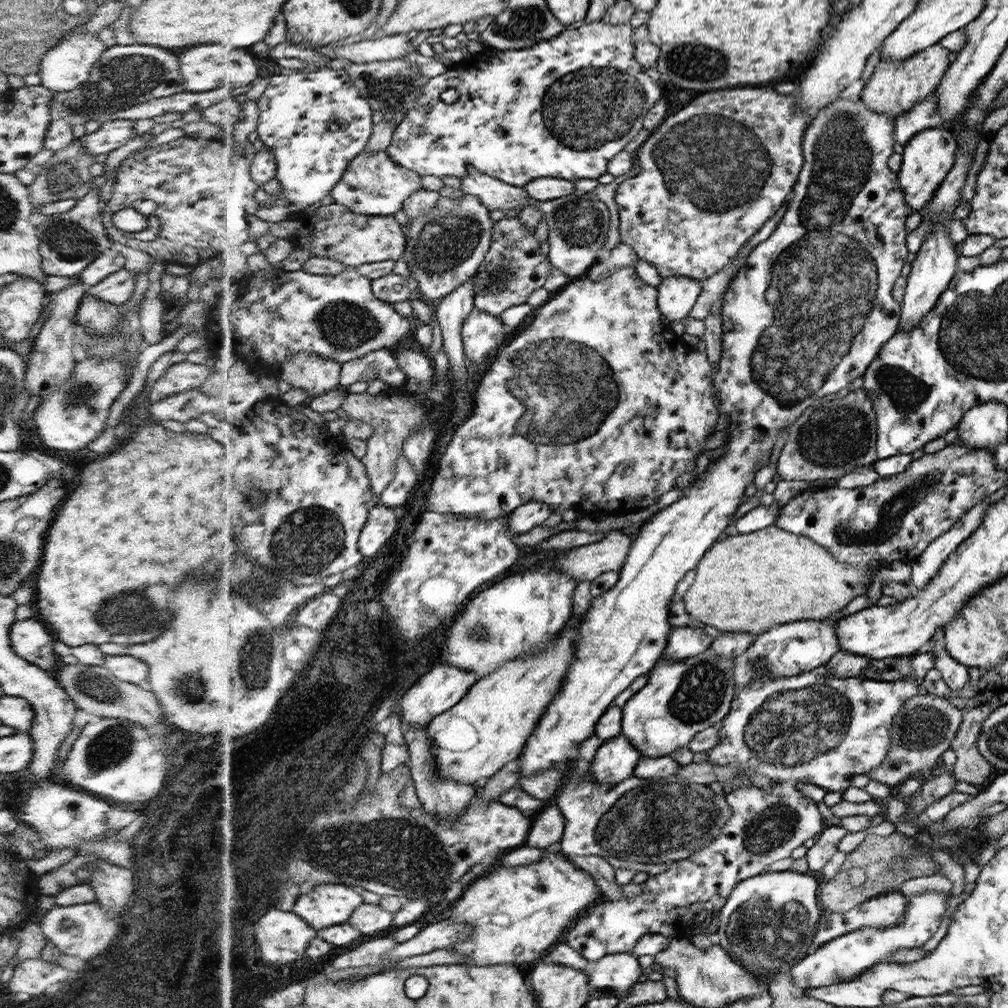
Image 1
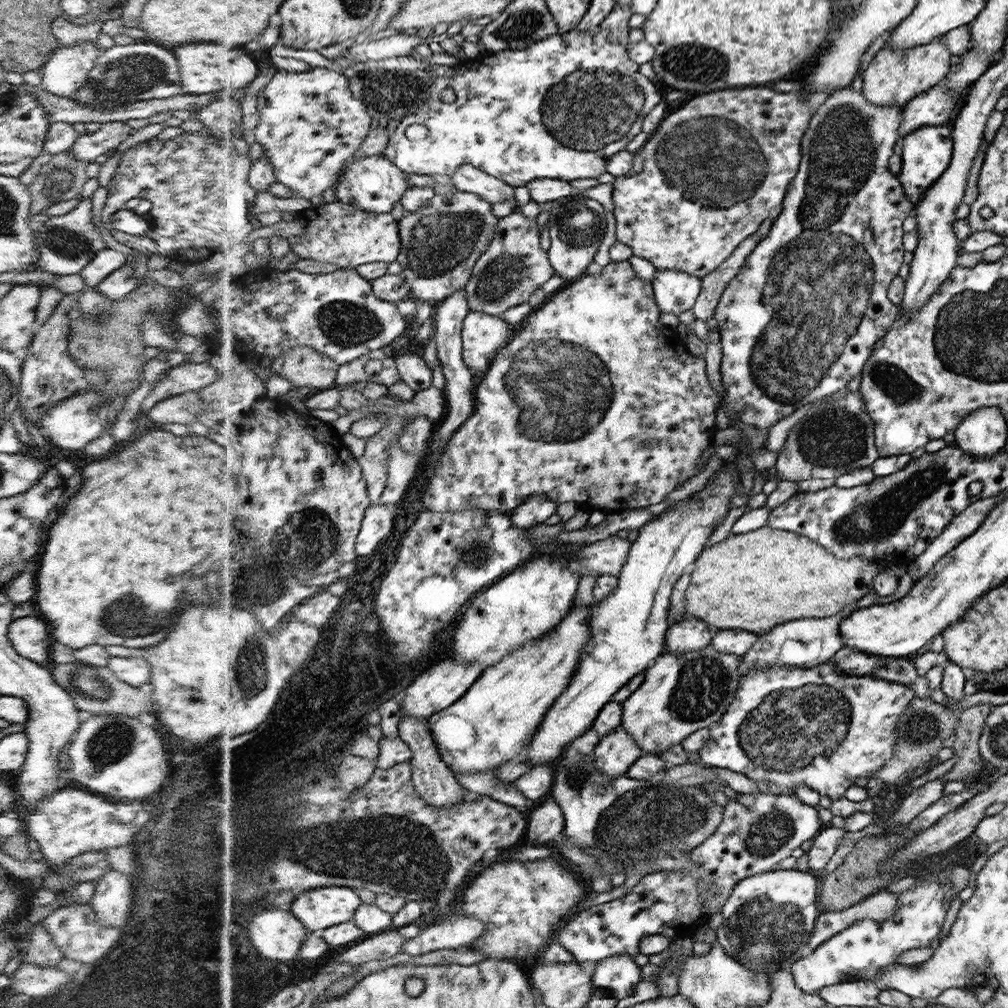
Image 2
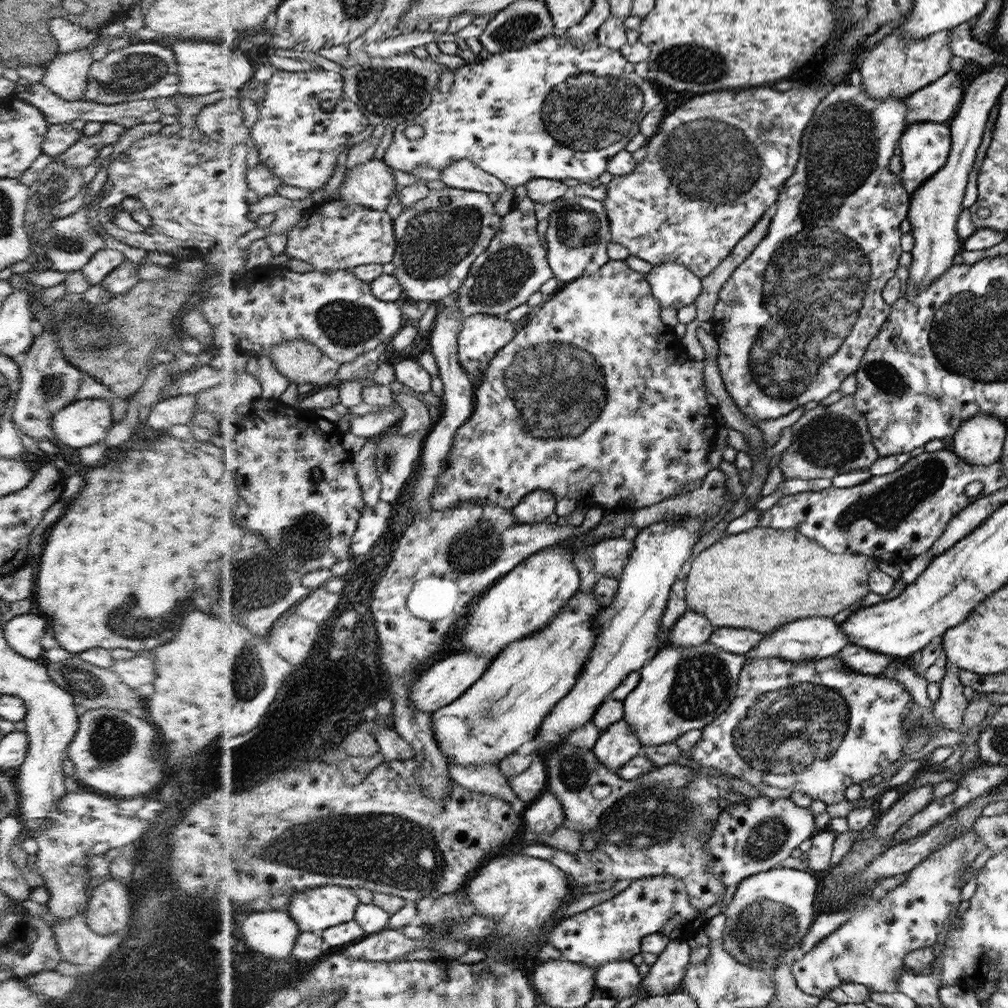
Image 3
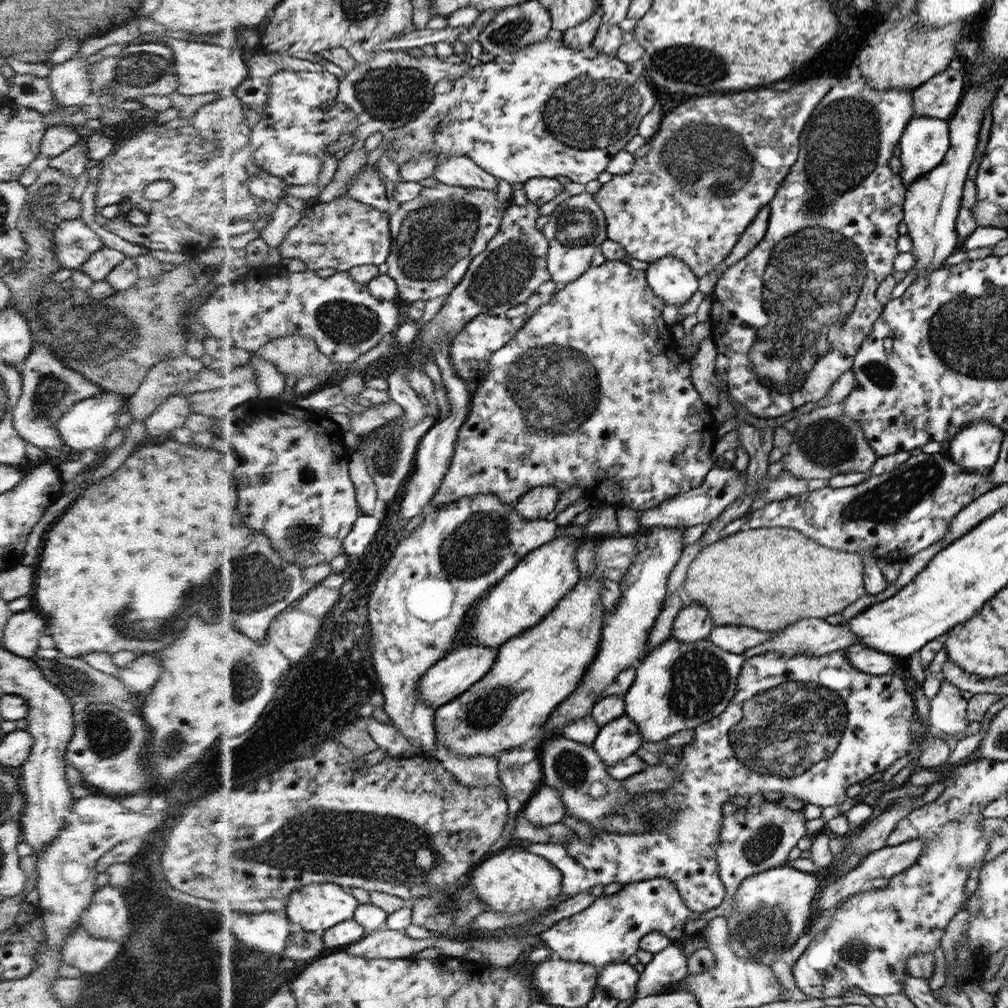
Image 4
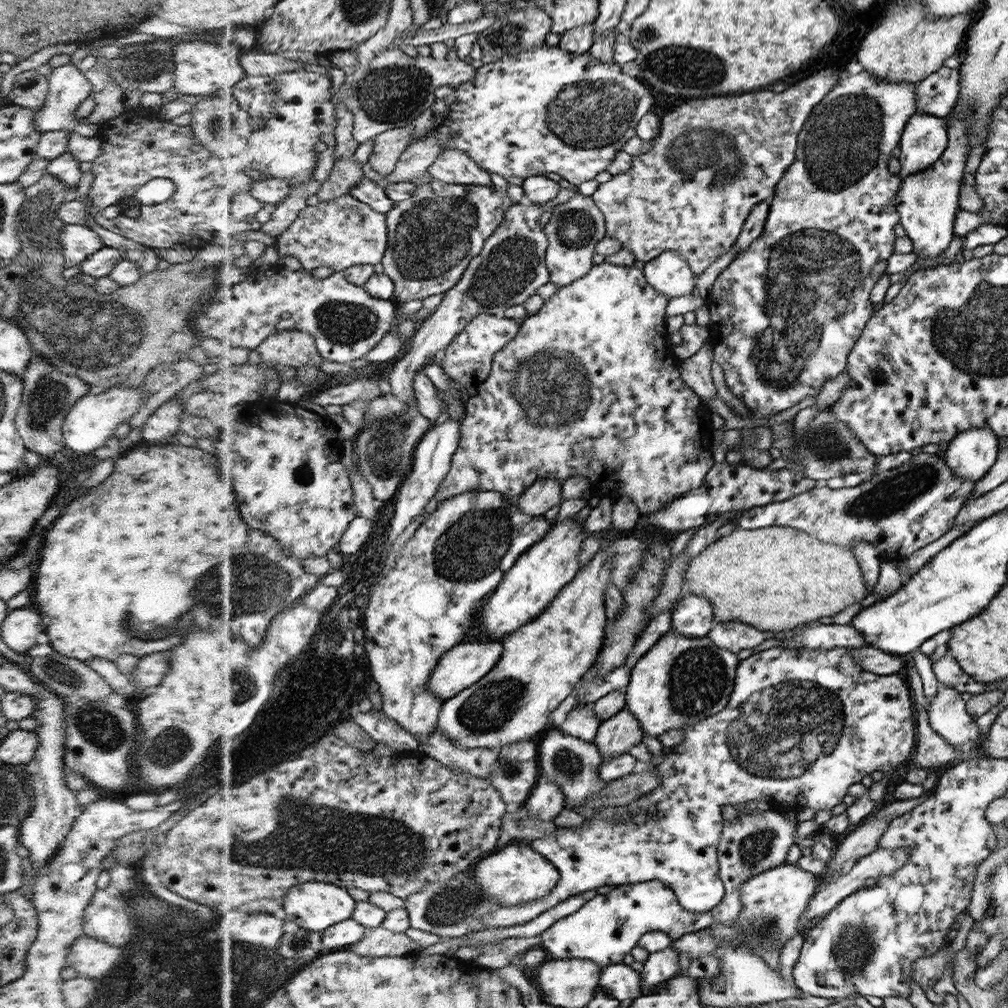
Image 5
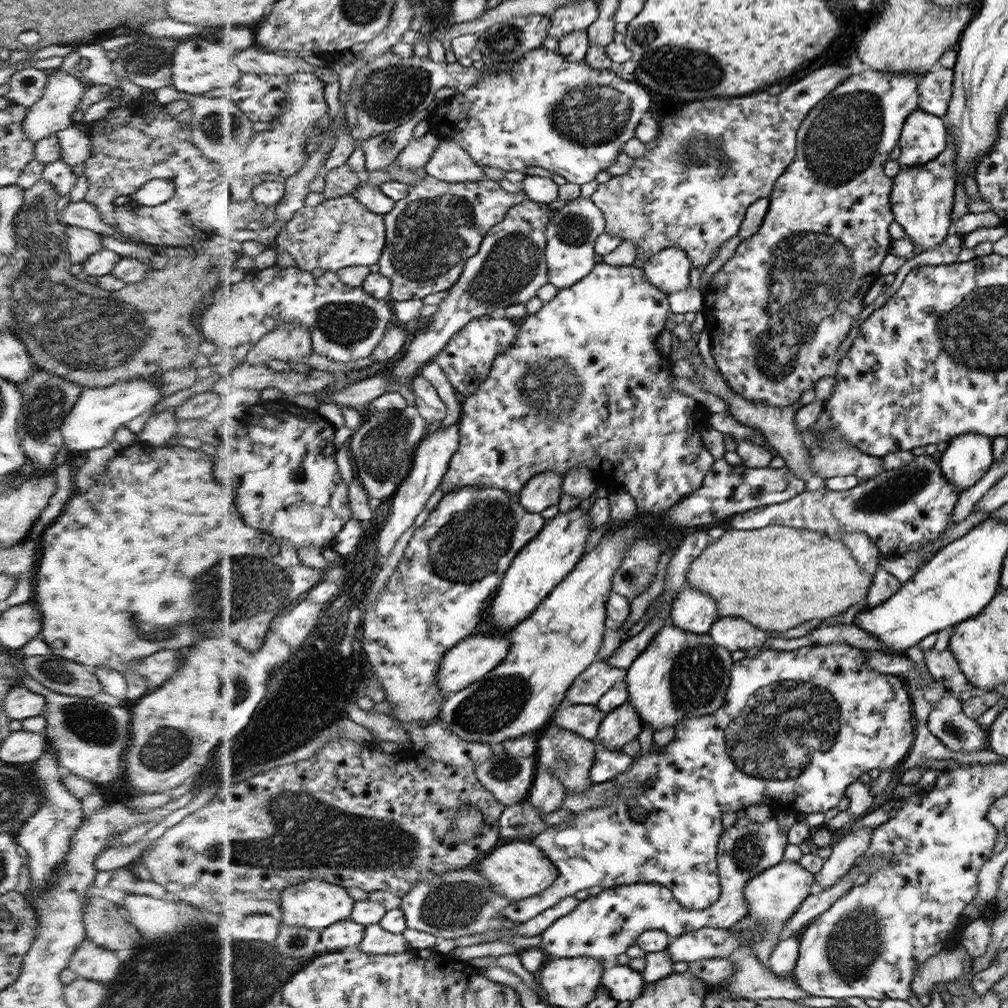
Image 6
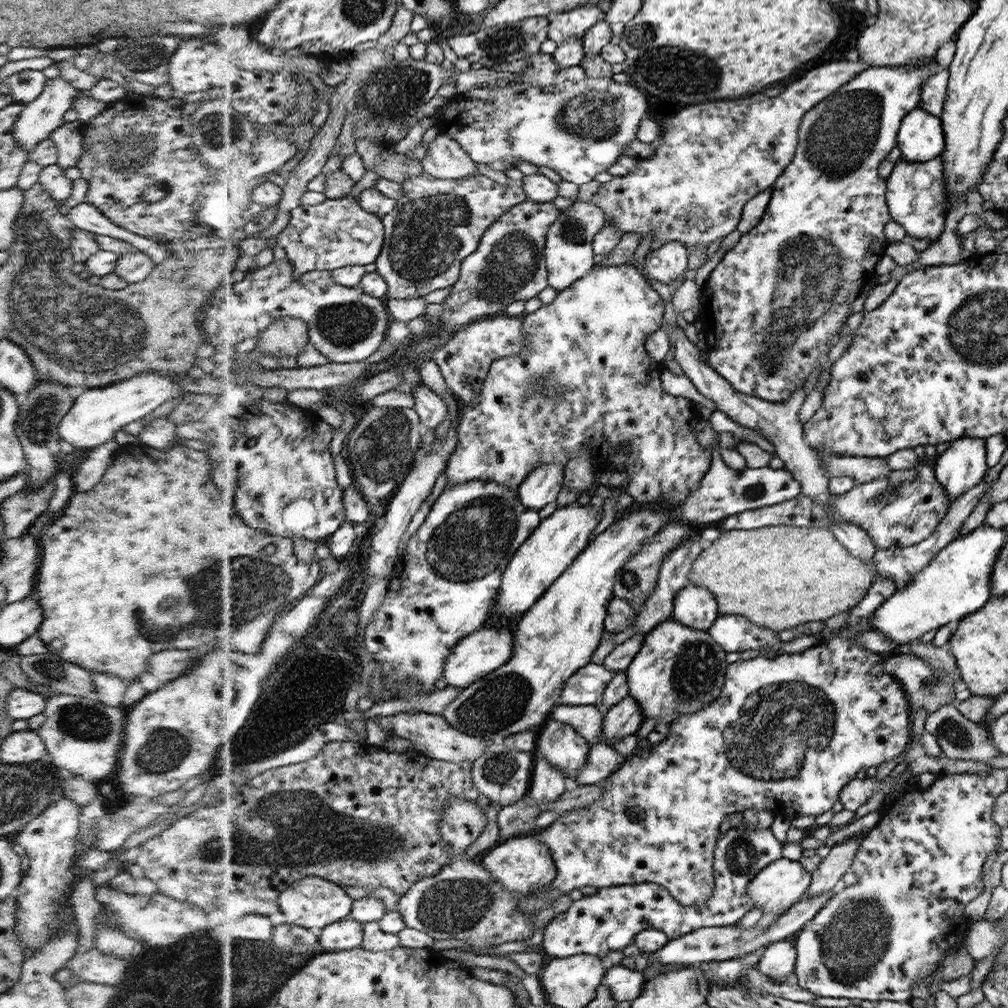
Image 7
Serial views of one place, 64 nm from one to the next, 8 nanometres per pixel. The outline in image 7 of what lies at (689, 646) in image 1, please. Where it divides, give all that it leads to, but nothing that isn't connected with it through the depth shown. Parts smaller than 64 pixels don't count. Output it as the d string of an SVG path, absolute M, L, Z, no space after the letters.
M690 583L677 592L670 618L682 622L686 628L707 632L718 618L716 608L716 600L706 587Z

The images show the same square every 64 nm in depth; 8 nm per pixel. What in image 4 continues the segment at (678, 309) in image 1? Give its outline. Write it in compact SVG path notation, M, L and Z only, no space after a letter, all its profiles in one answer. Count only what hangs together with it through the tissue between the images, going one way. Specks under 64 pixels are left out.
M665 256L649 263L646 268L648 283L662 302L685 304L698 291L698 276L682 259Z

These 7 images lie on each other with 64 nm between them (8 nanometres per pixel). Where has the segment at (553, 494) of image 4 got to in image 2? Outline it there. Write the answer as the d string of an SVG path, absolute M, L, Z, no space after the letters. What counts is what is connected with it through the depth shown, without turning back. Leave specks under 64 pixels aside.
M532 496L509 514L518 530L532 530L538 525L544 525L552 514L557 514L557 507L556 503L544 496Z

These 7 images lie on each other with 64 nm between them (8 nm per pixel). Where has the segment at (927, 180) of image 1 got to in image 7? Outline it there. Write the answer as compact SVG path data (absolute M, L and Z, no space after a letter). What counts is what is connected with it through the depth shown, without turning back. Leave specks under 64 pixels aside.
M919 106L902 120L897 146L902 162L933 161L945 152L944 123L938 115L930 114Z

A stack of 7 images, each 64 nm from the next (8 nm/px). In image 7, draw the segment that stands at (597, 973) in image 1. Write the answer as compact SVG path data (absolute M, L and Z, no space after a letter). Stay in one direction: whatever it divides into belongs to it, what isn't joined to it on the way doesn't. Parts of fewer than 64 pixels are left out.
M614 965L606 972L606 984L617 1002L634 1001L641 997L644 986L643 972L628 970L624 965Z

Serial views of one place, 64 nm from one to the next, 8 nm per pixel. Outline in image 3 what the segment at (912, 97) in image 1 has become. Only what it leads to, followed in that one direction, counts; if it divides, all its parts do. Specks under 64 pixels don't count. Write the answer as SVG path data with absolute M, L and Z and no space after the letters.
M892 30L890 34L884 35L880 43L870 50L866 60L859 63L858 70L862 74L862 85L866 94L876 100L886 100L886 98L908 99L924 86L934 84L950 71L950 50L951 30L942 30L932 34L930 38L924 40L912 40L900 36L900 30Z

